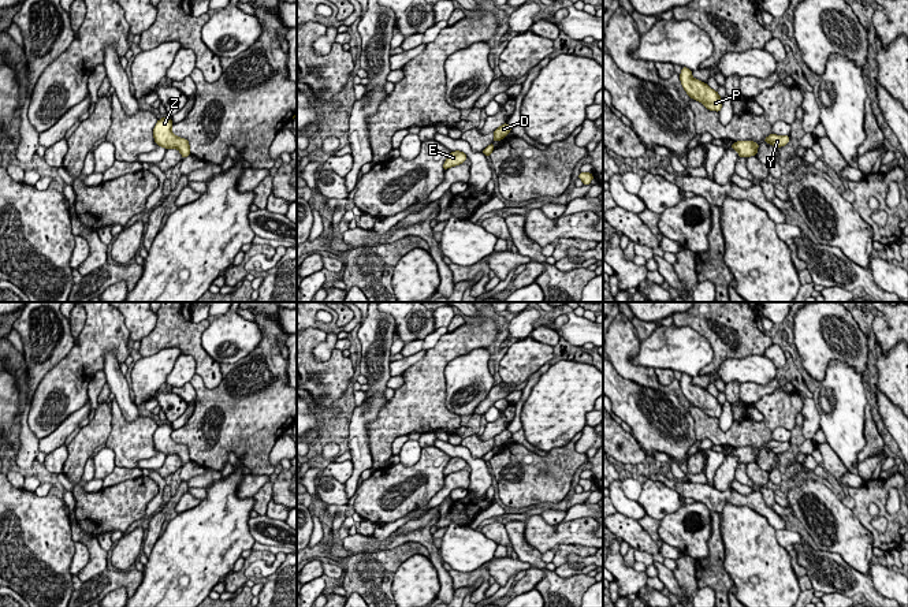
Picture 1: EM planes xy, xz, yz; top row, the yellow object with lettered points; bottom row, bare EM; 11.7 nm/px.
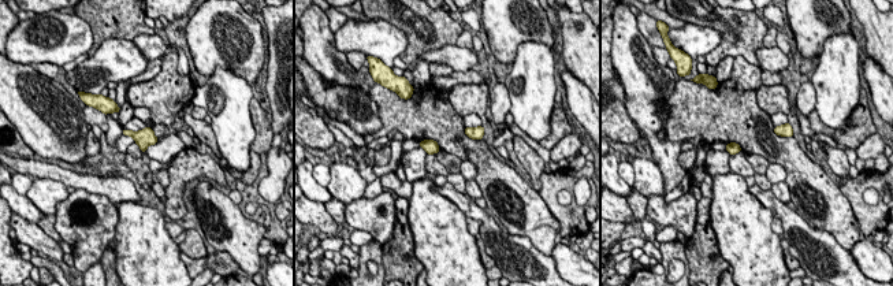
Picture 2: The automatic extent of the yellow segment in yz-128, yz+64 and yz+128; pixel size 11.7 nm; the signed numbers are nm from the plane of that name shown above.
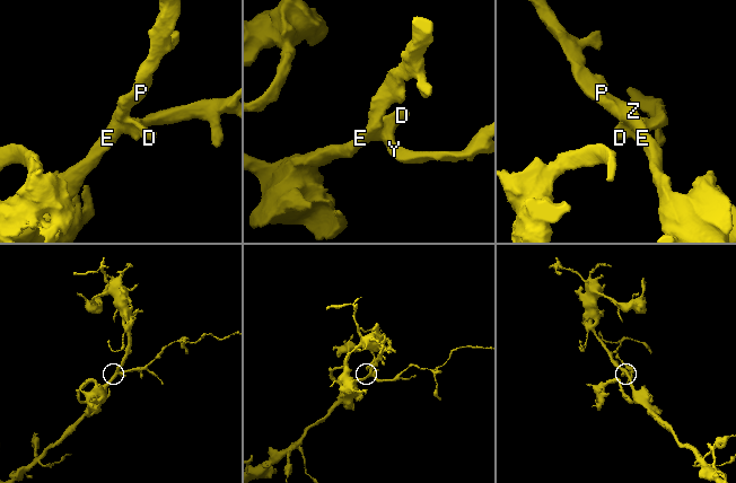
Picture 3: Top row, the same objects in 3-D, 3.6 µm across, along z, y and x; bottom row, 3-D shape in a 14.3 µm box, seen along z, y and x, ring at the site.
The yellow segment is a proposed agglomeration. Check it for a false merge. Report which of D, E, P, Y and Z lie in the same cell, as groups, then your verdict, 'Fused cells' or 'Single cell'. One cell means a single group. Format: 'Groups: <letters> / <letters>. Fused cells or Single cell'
Groups: D E P Y Z. Single cell

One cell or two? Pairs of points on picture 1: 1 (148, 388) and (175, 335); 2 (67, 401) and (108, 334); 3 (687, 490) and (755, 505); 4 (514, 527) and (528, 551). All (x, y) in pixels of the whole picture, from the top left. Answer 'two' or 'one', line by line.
1: two
2: one
3: one
4: one

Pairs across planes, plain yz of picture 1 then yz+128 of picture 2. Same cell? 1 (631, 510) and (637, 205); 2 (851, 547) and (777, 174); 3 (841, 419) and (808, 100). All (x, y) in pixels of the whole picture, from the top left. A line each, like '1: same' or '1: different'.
1: different
2: different
3: different

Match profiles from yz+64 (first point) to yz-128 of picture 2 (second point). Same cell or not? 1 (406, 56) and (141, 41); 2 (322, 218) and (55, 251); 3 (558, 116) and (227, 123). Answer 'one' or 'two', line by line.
1: two
2: one
3: two

